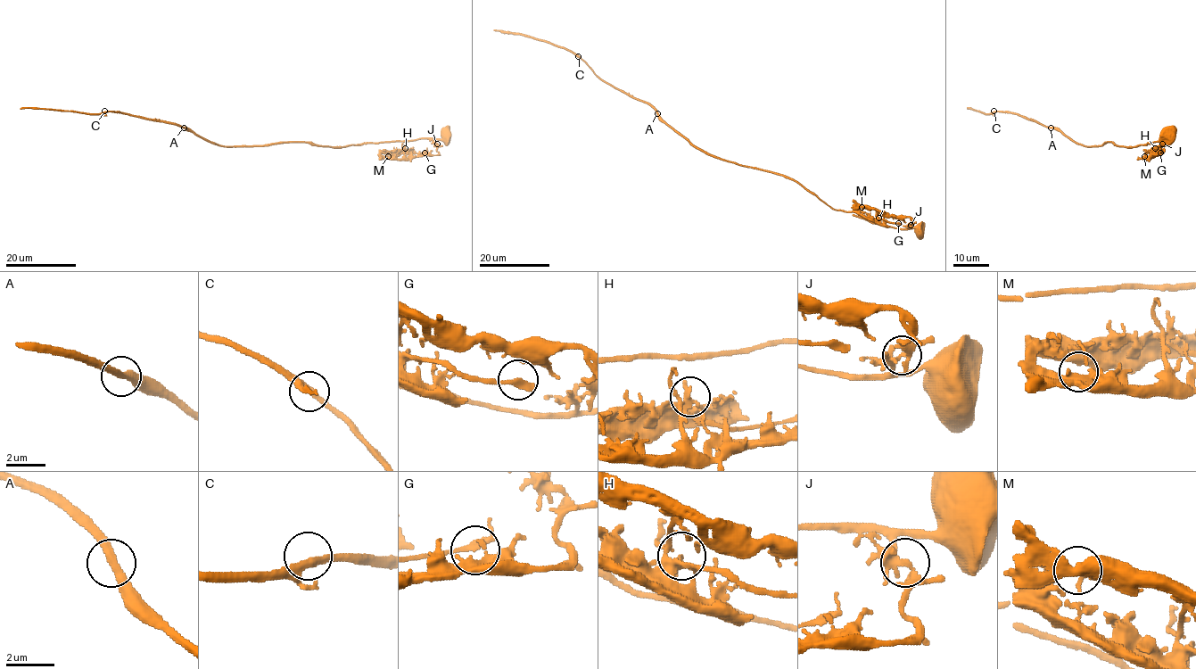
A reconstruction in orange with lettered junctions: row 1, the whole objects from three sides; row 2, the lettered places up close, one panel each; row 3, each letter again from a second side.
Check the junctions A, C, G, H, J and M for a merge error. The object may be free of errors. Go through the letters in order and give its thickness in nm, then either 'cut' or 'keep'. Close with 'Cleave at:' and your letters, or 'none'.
A: calibre 320 nm; keep
C: calibre 260 nm; keep
G: calibre 180 nm; keep
H: calibre 280 nm; keep
J: calibre 280 nm; cut
M: calibre 320 nm; keep
Cleave at: J

